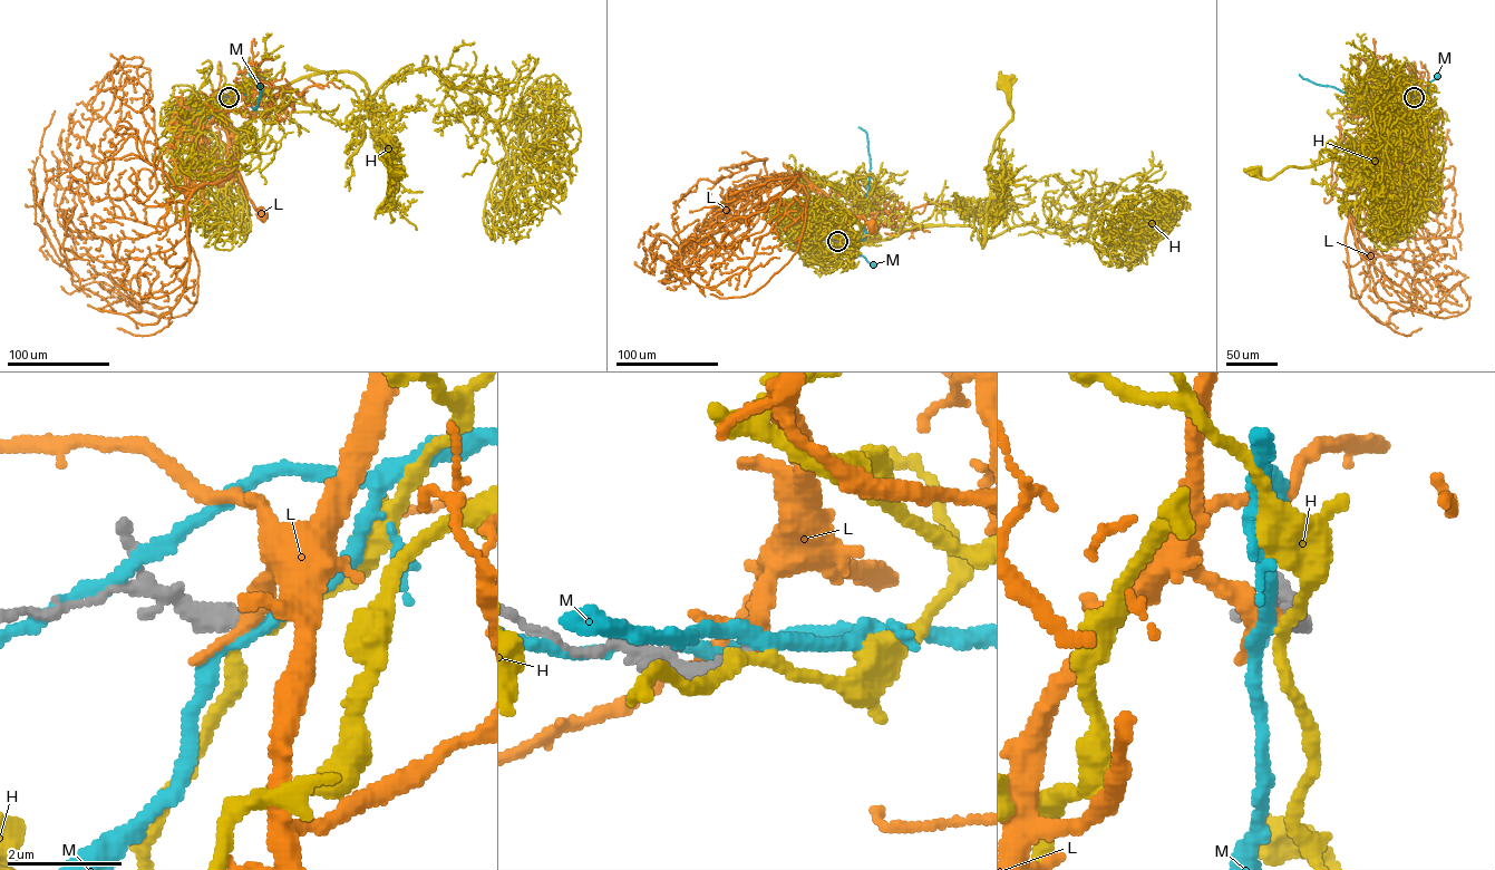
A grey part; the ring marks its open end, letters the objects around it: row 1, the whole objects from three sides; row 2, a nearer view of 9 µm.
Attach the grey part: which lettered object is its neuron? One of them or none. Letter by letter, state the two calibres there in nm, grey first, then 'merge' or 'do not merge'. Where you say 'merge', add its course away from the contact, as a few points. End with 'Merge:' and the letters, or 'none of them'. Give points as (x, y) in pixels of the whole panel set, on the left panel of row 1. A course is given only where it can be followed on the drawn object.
H: calibres 360 and 220 nm; do not merge
L: calibres 360 and 260 nm; merge; course (229, 96), (236, 172), (249, 199), (262, 214)
M: calibres 340 and 260 nm; do not merge
Merge: L

